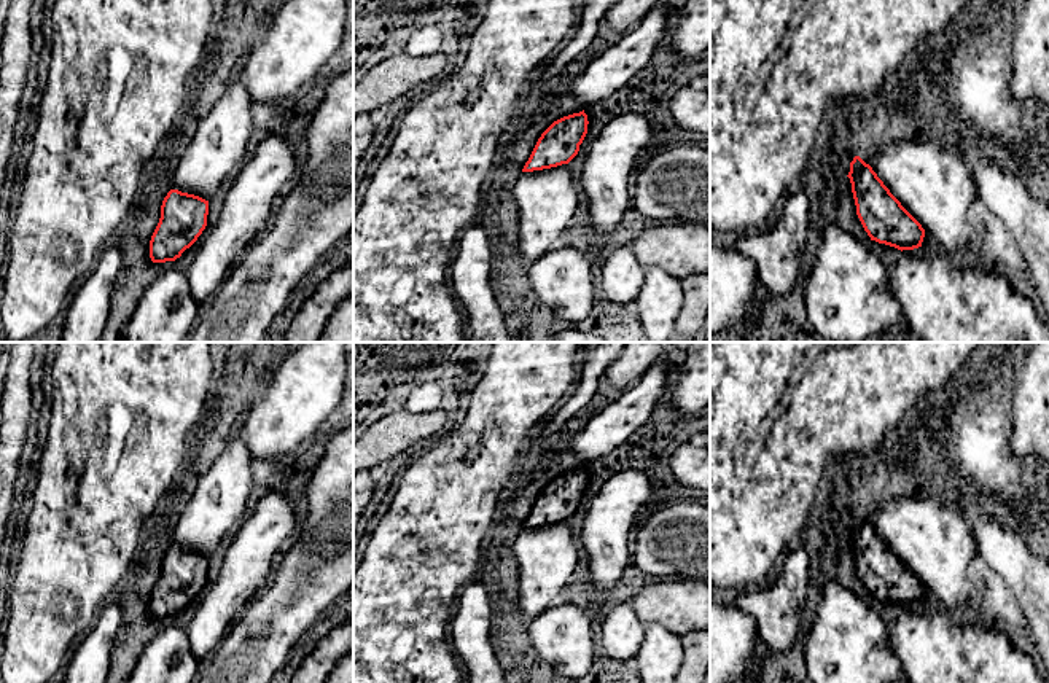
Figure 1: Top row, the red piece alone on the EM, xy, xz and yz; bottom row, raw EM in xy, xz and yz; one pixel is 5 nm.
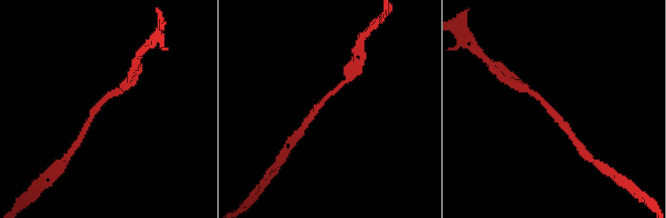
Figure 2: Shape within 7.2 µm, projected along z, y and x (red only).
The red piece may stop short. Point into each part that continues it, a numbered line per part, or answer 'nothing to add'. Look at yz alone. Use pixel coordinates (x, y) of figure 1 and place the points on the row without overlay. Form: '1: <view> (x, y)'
nothing to add

